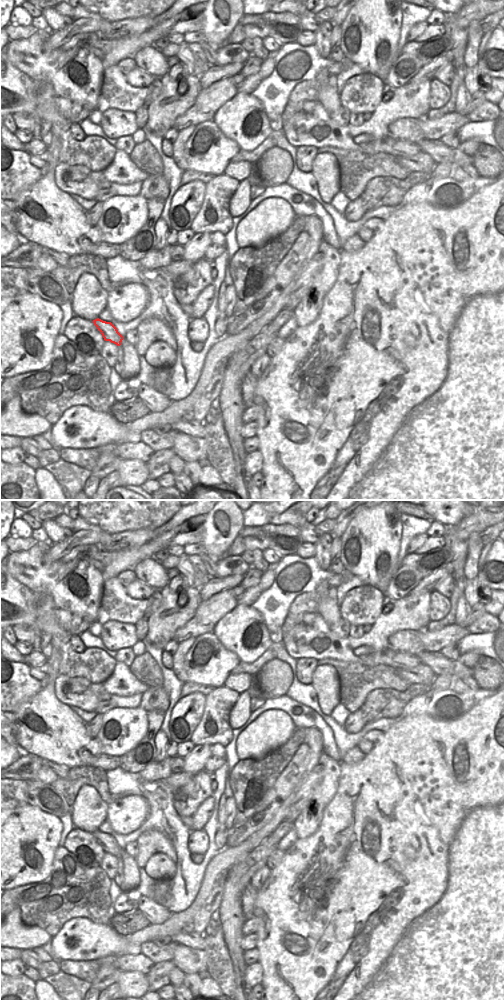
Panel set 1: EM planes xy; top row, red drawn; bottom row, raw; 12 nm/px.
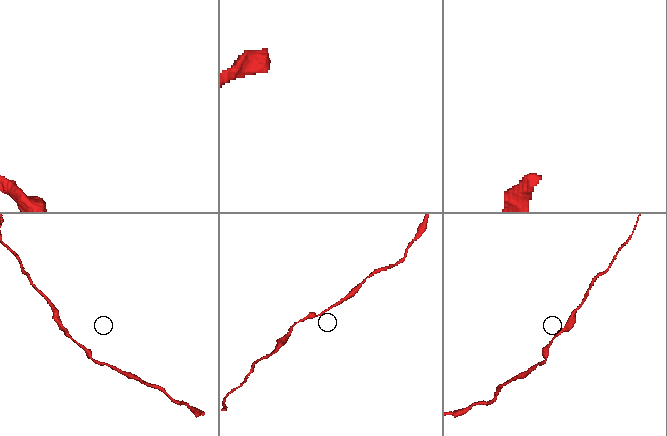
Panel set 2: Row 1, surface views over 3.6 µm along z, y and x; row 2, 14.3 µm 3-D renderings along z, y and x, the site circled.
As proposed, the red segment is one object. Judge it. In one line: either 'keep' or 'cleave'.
keep

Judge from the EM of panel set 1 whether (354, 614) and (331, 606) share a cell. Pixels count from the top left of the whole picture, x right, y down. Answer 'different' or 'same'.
different

